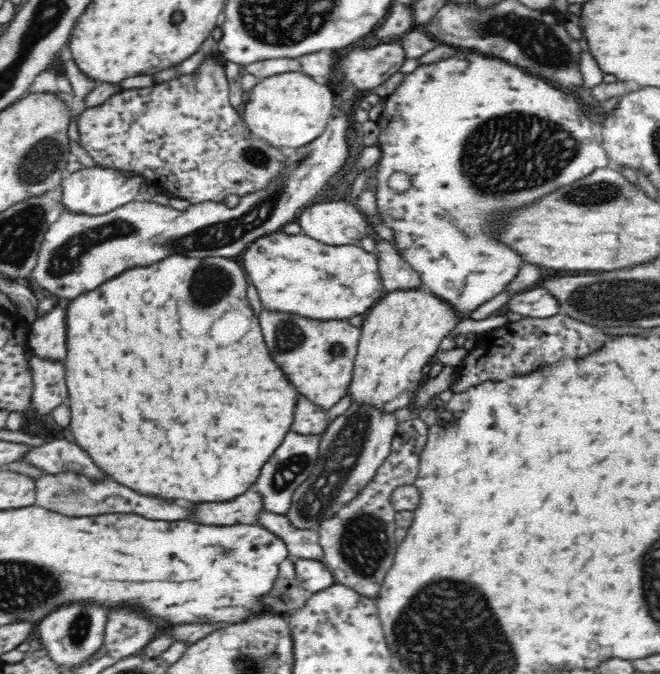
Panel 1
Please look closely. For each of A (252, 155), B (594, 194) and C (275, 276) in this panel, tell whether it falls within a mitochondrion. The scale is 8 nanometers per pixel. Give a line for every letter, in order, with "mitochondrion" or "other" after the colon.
A: mitochondrion
B: mitochondrion
C: other

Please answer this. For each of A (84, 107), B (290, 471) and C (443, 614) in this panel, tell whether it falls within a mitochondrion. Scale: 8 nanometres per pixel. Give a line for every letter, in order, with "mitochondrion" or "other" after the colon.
A: other
B: mitochondrion
C: mitochondrion

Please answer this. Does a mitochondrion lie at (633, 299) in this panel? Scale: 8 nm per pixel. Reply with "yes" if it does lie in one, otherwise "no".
yes

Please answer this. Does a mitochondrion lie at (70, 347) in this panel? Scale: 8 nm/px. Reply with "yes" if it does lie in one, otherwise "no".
no

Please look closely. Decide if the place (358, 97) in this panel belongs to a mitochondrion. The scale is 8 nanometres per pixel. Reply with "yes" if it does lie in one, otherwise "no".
no

